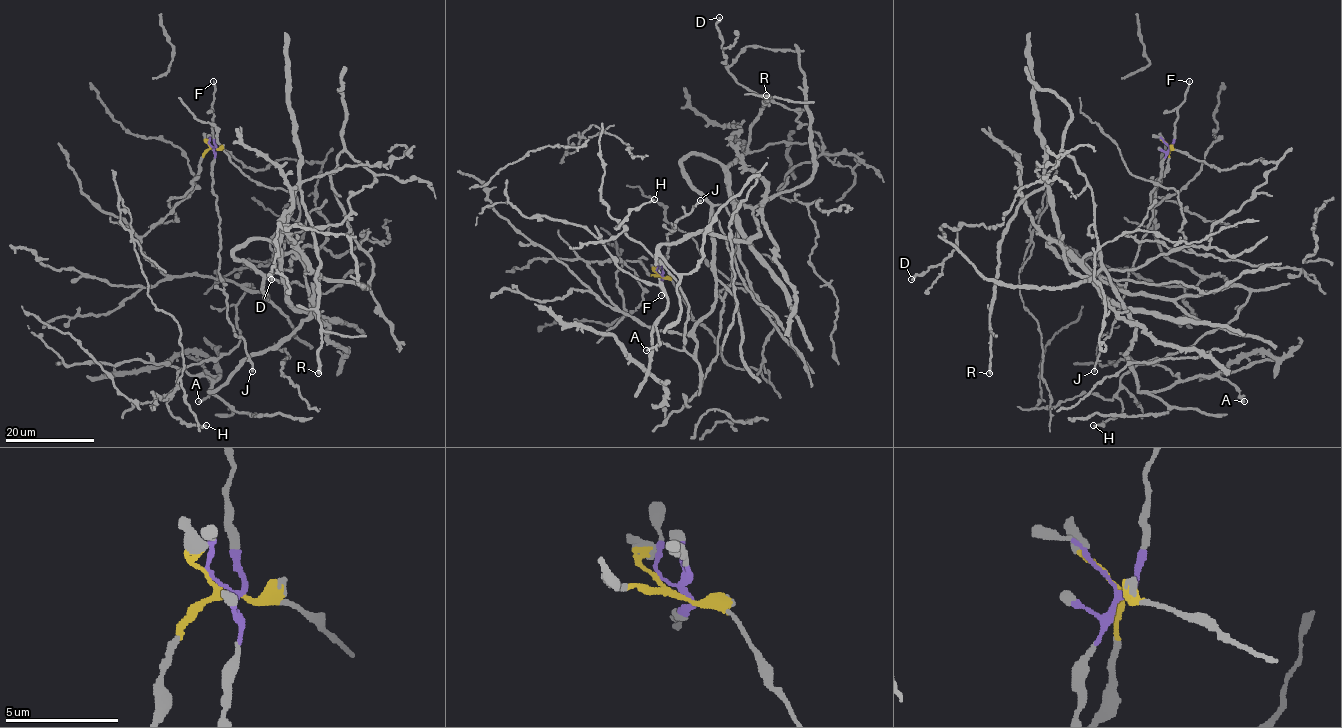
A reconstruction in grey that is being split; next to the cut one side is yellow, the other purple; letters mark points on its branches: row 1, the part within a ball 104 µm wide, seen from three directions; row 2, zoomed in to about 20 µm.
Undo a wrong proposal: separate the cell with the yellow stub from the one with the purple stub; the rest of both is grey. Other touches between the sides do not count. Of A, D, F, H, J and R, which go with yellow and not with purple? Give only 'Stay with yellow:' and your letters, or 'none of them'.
Stay with yellow: A, D, H, R

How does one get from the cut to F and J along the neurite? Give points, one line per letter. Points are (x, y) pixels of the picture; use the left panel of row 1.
F: (211, 146), (215, 145), (214, 81)
J: (211, 146), (220, 246), (218, 274), (227, 297), (227, 319), (245, 342), (251, 371)

